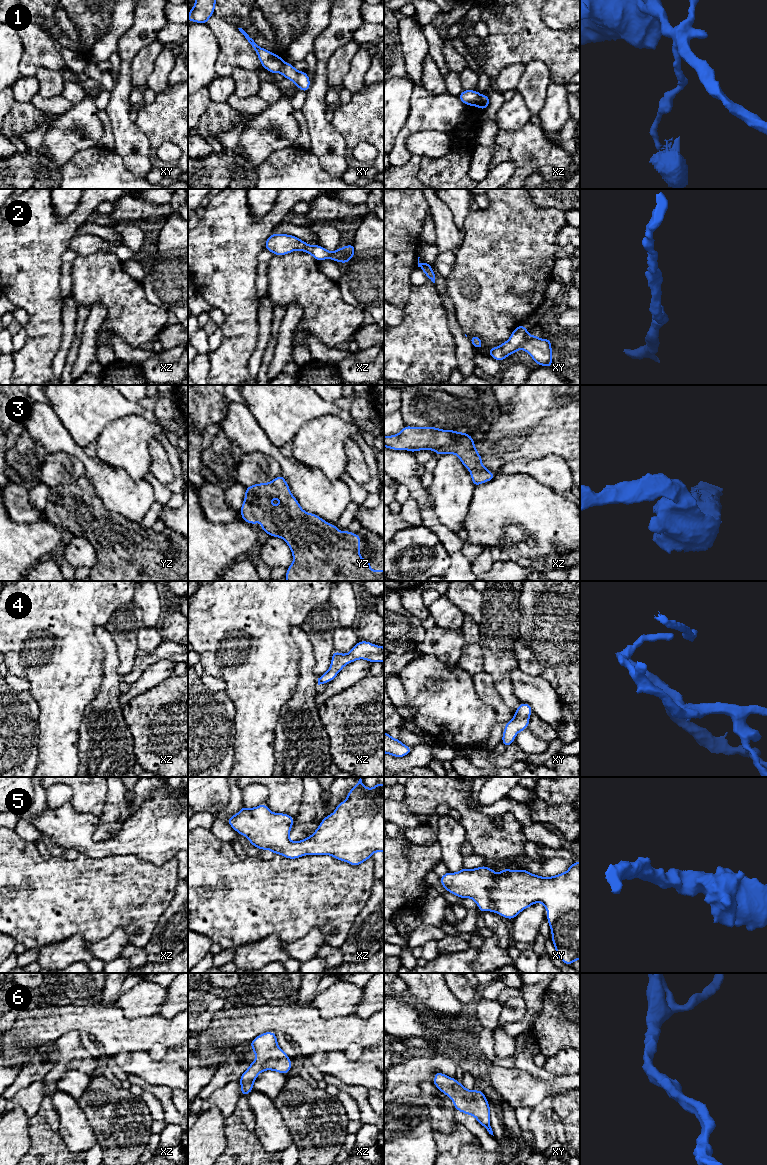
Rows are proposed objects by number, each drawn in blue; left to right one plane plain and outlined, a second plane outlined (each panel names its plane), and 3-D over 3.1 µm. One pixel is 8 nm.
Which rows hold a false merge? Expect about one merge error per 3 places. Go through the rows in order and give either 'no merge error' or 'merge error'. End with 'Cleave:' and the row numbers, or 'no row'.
1: merge error
2: no merge error
3: no merge error
4: no merge error
5: no merge error
6: no merge error
Cleave: 1

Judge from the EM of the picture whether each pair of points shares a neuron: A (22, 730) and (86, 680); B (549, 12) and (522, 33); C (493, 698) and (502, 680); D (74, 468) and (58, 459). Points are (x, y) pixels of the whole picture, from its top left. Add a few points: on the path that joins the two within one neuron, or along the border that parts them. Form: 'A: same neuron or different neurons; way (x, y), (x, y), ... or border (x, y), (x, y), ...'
A: different neurons; border (31, 695), (39, 709), (39, 738), (37, 742)
B: different neurons; border (540, 11), (541, 18), (551, 28), (562, 31)
C: different neurons; border (484, 670), (490, 675), (495, 689), (511, 709)
D: same neuron; way (70, 468), (67, 468), (62, 463)

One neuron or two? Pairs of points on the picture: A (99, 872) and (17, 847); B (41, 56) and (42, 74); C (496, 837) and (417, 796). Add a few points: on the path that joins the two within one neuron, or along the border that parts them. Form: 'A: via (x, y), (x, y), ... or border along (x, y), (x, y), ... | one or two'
A: via (79, 872), (42, 872), (37, 867) | one
B: border along (60, 72), (40, 68), (35, 75) | two
C: via (476, 821), (451, 796), (437, 796) | one

